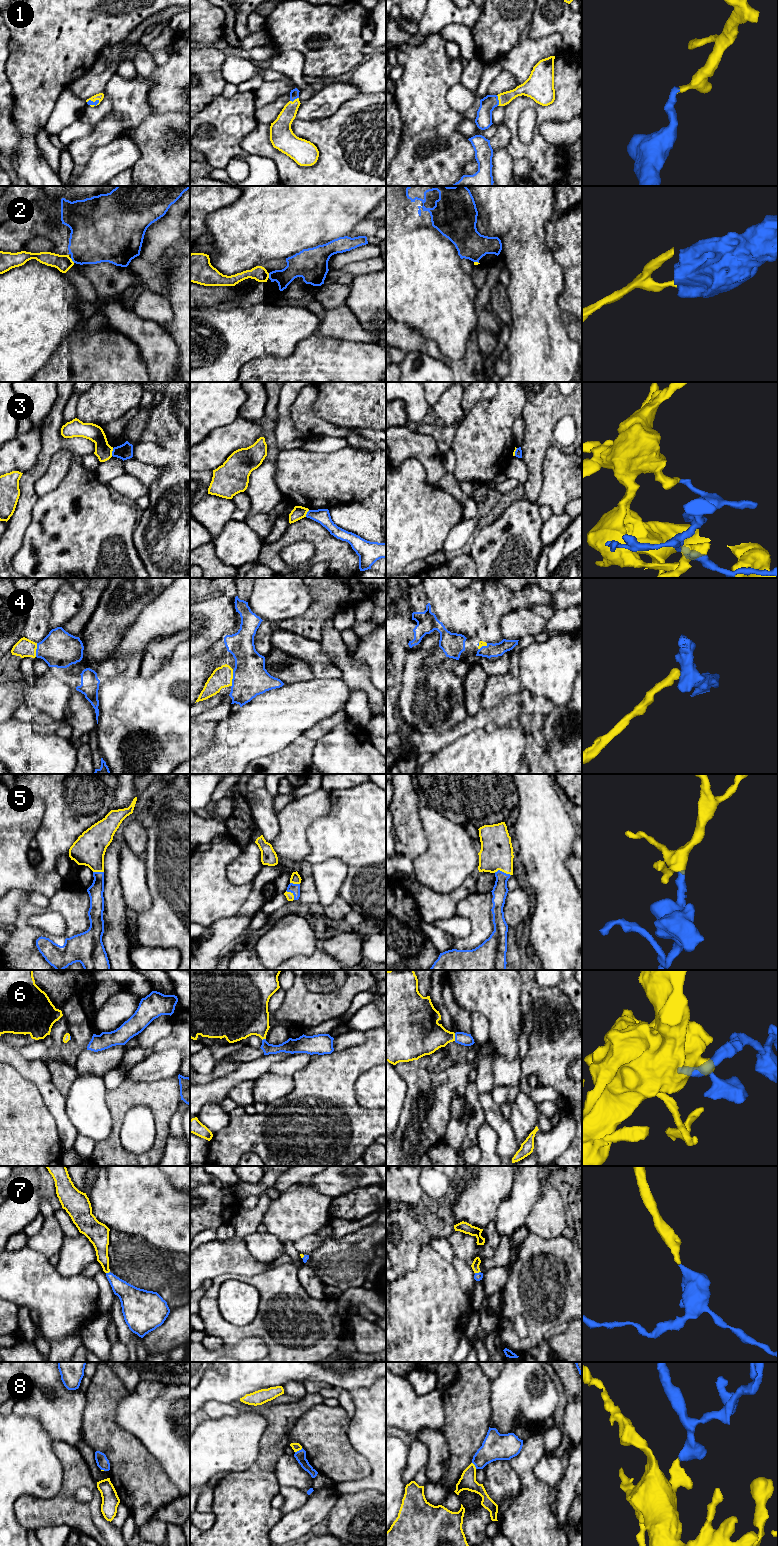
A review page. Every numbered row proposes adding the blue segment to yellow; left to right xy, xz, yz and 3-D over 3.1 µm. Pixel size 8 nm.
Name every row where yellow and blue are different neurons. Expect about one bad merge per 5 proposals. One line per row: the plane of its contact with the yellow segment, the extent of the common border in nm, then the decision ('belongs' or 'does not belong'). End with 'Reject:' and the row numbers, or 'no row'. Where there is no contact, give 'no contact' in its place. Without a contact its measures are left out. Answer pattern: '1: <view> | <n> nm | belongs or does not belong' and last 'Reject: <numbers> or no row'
1: yz | 90 nm | belongs
2: xy | 50 nm | does not belong
3: xy | 70 nm | does not belong
4: xz | 140 nm | belongs
5: yz | 140 nm | belongs
6: yz | 60 nm | belongs
7: yz | 50 nm | belongs
8: xz | 70 nm | belongs
Reject: 2, 3

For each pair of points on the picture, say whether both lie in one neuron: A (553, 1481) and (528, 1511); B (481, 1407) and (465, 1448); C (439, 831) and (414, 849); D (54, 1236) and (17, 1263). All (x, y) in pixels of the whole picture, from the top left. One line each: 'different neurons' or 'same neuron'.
A: different neurons
B: same neuron
C: different neurons
D: different neurons

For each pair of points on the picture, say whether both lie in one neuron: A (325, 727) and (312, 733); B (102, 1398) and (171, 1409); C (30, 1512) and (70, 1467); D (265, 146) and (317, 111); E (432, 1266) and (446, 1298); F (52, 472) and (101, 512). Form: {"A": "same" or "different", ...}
{"A": "same", "B": "different", "C": "same", "D": "different", "E": "same", "F": "different"}

